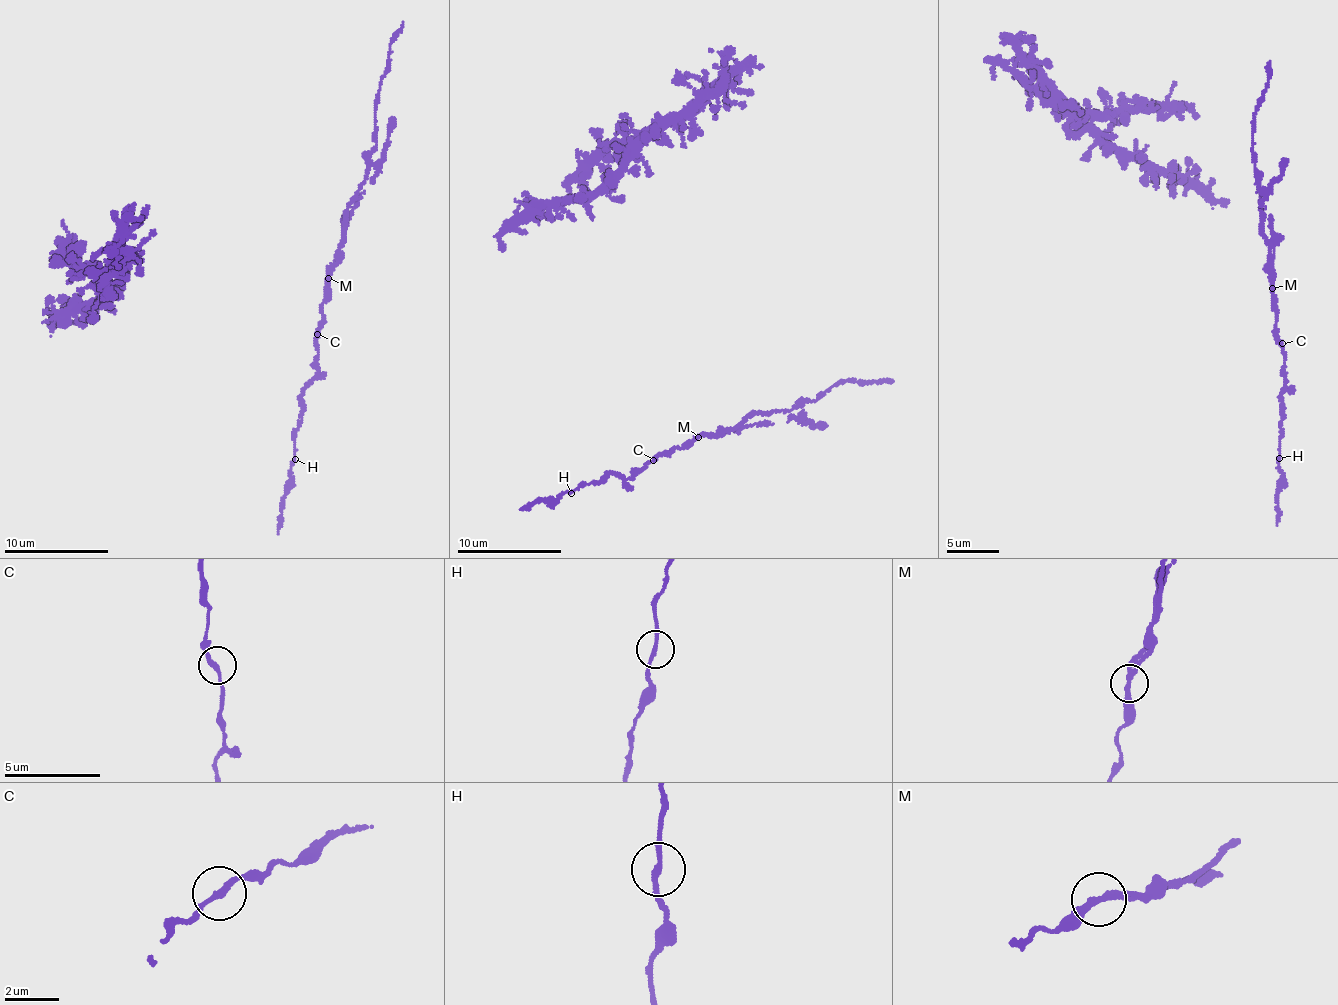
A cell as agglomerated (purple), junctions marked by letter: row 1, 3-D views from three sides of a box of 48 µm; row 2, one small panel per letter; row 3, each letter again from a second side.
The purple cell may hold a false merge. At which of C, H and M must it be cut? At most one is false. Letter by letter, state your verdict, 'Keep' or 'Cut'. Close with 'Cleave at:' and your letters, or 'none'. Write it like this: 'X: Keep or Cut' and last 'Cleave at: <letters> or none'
C: Keep
H: Keep
M: Cut
Cleave at: M

